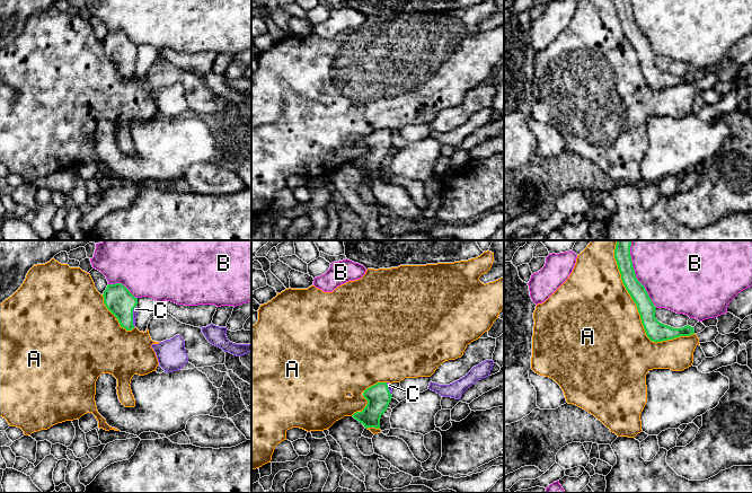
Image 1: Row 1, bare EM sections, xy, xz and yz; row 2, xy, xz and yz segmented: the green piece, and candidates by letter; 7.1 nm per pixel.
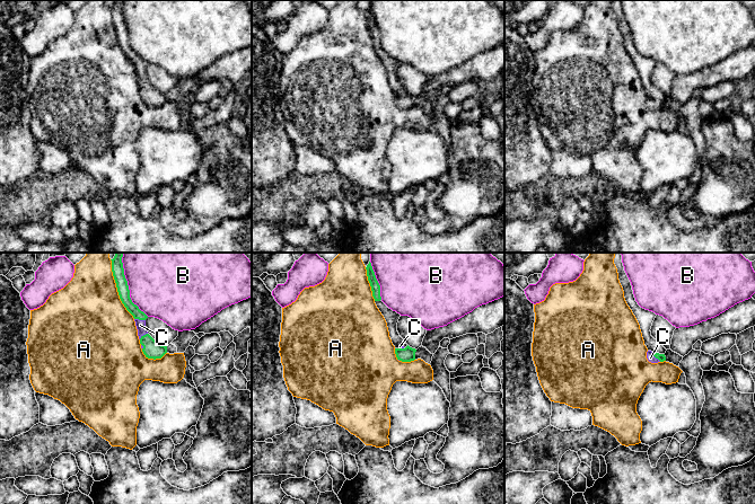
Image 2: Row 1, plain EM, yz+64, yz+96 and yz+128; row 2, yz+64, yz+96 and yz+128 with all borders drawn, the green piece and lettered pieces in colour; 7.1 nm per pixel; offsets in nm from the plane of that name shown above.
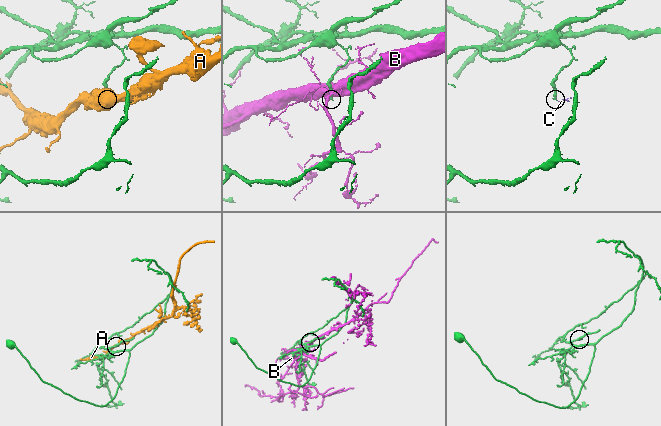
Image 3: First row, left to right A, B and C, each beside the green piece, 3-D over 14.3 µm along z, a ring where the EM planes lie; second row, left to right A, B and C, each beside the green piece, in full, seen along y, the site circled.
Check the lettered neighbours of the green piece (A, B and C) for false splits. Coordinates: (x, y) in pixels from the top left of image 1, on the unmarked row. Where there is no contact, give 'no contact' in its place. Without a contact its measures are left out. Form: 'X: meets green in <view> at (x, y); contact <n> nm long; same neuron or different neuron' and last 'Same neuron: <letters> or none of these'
A: meets green in yz at (640, 65); contact 800 nm long; different neuron
B: meets green in yz at (637, 27); contact 440 nm long; different neuron
C: meets green in xy at (132, 63); contact 150 nm long; same neuron
Same neuron: C

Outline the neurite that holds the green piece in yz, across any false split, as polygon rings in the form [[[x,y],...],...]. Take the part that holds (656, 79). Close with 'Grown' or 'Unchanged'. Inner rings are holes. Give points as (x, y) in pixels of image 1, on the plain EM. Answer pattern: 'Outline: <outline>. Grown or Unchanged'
Outline: [[[614,0],[614,6],[622,30],[636,51],[646,82],[652,89],[657,90],[695,81],[693,74],[689,72],[682,76],[673,76],[660,70],[655,65],[656,54],[645,34],[636,25],[630,0]]]. Unchanged

